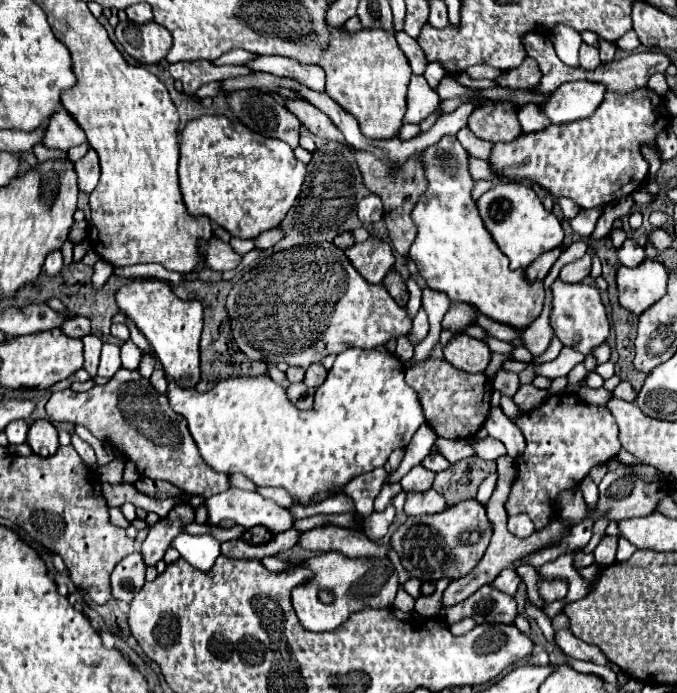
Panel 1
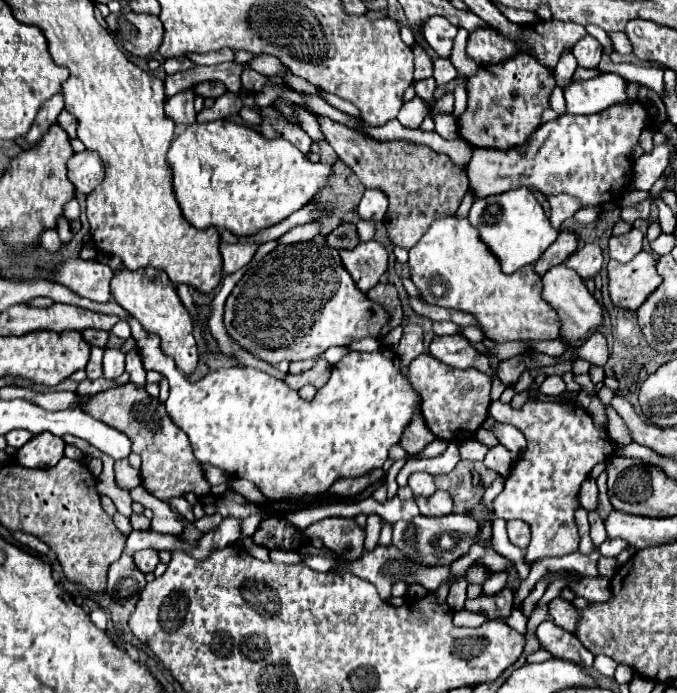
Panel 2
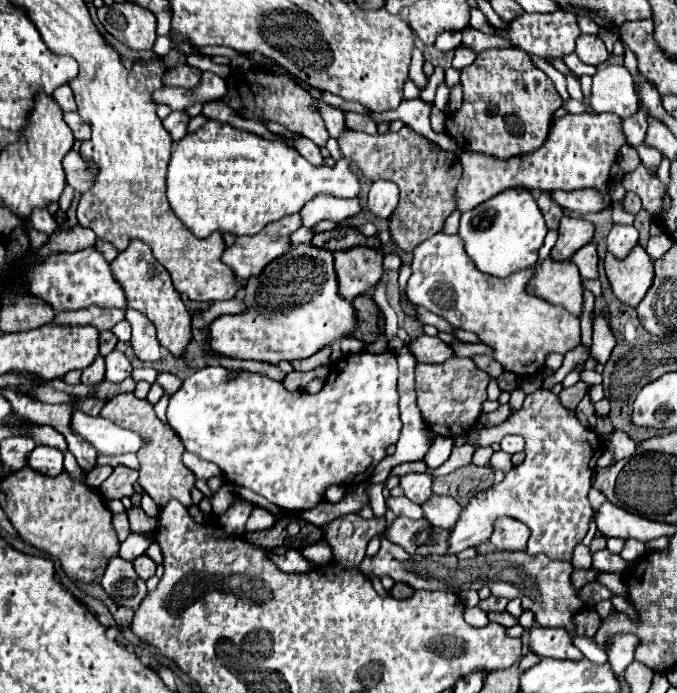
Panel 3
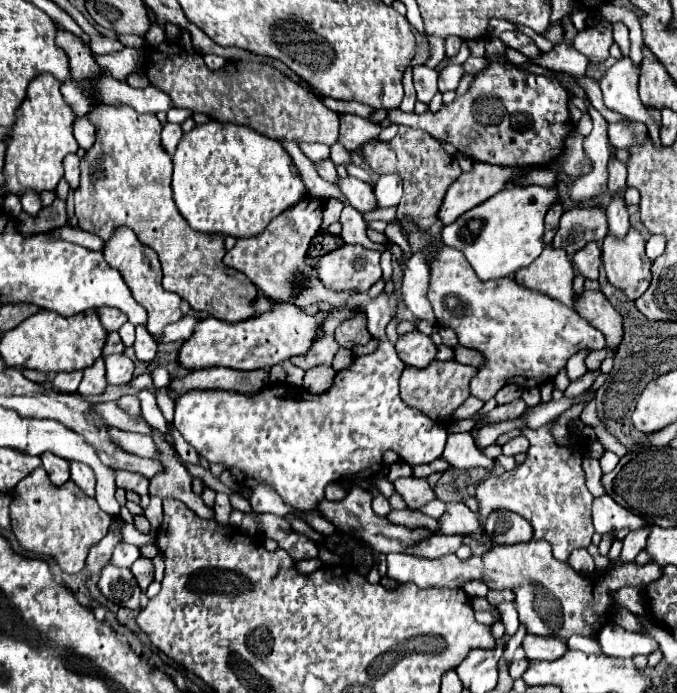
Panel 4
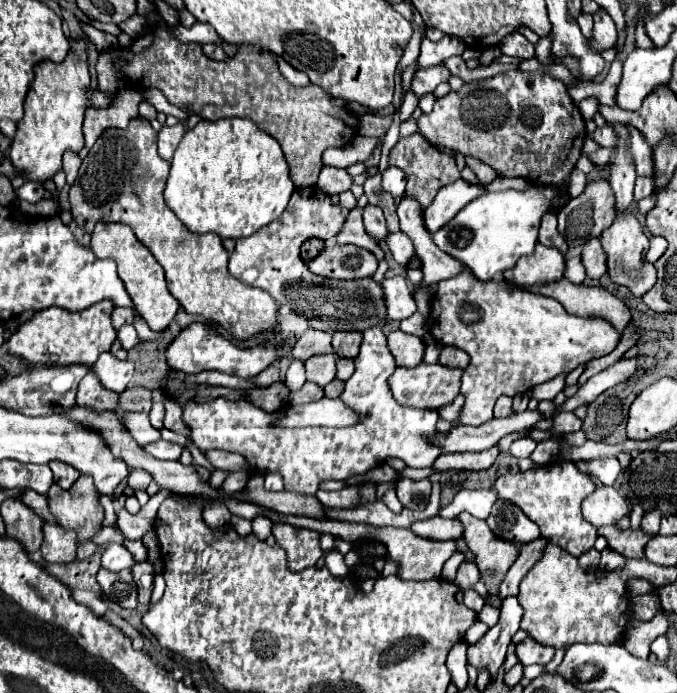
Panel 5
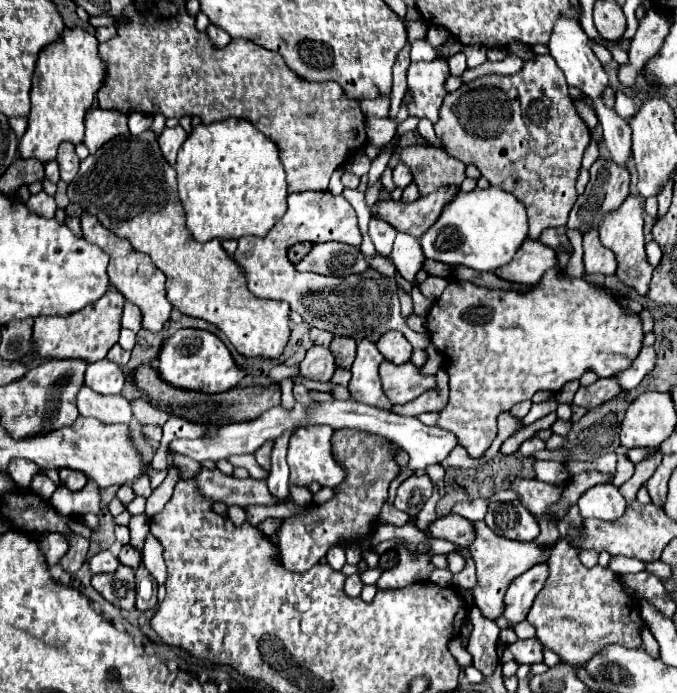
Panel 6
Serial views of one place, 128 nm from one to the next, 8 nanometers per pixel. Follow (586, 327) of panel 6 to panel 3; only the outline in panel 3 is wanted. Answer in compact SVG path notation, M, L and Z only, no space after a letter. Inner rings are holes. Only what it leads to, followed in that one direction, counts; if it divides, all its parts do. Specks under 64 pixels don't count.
M438 232L414 248L412 276L408 280L406 292L408 292L408 298L412 304L428 308L430 312L448 320L454 328L474 332L482 344L486 344L494 350L492 356L502 364L504 372L512 372L520 378L528 378L528 376L538 374L540 370L544 370L546 358L552 352L566 354L568 350L574 350L580 344L580 320L576 316L572 316L566 308L552 306L546 300L540 300L534 294L528 294L526 282L530 276L532 276L532 268L520 270L506 278L486 276L474 268L458 234L448 236L448 234Z

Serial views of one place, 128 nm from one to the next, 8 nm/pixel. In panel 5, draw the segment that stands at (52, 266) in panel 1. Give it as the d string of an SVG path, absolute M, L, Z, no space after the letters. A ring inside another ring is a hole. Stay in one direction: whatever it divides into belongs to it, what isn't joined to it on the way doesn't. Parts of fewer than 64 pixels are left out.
M26 182L16 190L16 196L26 202L38 202L44 196L44 186L40 182Z

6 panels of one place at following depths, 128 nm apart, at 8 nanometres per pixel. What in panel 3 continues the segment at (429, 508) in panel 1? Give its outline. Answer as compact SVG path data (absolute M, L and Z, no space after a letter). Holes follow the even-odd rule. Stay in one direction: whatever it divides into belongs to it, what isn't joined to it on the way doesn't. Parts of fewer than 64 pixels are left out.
M436 494L426 504L422 504L422 508L424 516L432 526L448 530L456 526L456 520L460 518L462 512L462 506L456 500L452 500L452 496L436 496Z

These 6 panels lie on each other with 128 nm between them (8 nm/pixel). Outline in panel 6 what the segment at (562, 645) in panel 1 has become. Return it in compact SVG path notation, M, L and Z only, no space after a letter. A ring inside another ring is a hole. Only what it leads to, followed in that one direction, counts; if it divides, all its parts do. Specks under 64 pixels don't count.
M538 638L532 640L516 640L508 650L514 654L518 664L536 664L542 662L542 644Z

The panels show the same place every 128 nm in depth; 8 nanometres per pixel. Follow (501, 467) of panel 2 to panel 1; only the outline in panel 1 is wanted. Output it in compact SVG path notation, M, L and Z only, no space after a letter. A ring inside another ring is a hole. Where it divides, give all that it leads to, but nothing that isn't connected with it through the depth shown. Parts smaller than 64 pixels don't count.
M476 437L470 438L471 442L474 442L474 450L476 450L476 456L482 458L482 460L498 460L500 456L506 454L506 448L500 440L494 440L494 438L484 438L484 440L478 440Z

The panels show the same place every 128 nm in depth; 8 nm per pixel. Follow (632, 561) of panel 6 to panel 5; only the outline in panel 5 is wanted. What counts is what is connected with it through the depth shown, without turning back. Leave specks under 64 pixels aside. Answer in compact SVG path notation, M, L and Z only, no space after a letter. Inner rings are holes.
M606 548L602 550L602 560L600 560L600 566L604 570L616 570L616 568L624 568L624 556Z

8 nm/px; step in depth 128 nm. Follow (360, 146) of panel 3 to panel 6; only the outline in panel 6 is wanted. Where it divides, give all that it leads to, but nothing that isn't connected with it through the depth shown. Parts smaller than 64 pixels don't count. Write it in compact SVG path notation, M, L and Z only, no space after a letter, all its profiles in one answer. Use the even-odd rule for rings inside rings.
M408 146L402 148L400 160L412 168L414 182L420 188L422 196L432 194L434 190L440 190L444 186L456 186L466 178L466 166L460 160L452 160L442 148L432 146Z

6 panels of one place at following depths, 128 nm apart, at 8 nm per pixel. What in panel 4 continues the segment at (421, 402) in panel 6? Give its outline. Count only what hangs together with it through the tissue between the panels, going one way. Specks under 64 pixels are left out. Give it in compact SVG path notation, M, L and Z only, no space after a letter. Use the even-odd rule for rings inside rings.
M456 344L454 346L454 360L462 362L462 364L470 364L470 366L480 366L482 364L482 354Z

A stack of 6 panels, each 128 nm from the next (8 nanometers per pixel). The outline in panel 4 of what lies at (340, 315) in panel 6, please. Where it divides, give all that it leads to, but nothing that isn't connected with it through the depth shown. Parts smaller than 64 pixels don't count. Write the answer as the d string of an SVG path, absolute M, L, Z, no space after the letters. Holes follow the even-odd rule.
M304 196L304 200L296 202L292 208L284 210L260 236L252 238L240 238L236 240L236 246L226 252L224 264L228 268L234 268L248 276L248 280L264 292L268 298L276 302L294 304L300 310L316 310L324 312L326 316L334 316L340 310L348 310L346 318L352 318L358 310L358 306L348 308L348 302L356 292L332 292L330 288L324 288L320 284L318 276L308 270L306 264L306 250L310 240L320 232L322 228L322 200Z

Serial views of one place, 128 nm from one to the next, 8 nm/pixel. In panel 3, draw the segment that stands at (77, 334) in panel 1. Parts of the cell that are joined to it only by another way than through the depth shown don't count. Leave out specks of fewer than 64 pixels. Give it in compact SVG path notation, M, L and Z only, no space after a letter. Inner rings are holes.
M102 332L100 334L100 354L102 356L108 356L114 350L116 344L118 344L118 340L116 340L116 336L112 332Z

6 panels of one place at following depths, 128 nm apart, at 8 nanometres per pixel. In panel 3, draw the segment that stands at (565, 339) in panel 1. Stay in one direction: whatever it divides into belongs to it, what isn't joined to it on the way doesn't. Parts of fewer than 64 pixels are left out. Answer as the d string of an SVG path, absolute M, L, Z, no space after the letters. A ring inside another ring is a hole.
M550 256L534 266L528 282L528 292L548 300L550 304L564 306L570 314L582 314L582 282L578 268L570 260L552 260Z

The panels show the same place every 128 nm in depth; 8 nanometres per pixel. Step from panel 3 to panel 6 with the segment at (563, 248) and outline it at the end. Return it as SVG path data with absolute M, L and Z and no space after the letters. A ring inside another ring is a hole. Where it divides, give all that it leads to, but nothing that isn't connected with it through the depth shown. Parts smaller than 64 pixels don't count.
M598 158L592 168L590 168L590 182L584 190L582 196L578 196L572 212L570 212L570 218L568 218L568 228L576 228L580 232L586 232L590 230L592 226L598 226L602 216L606 212L612 212L616 210L624 198L630 194L628 192L628 186L630 186L630 172L628 168L620 168L618 164L612 164L612 160L606 160L606 158Z

